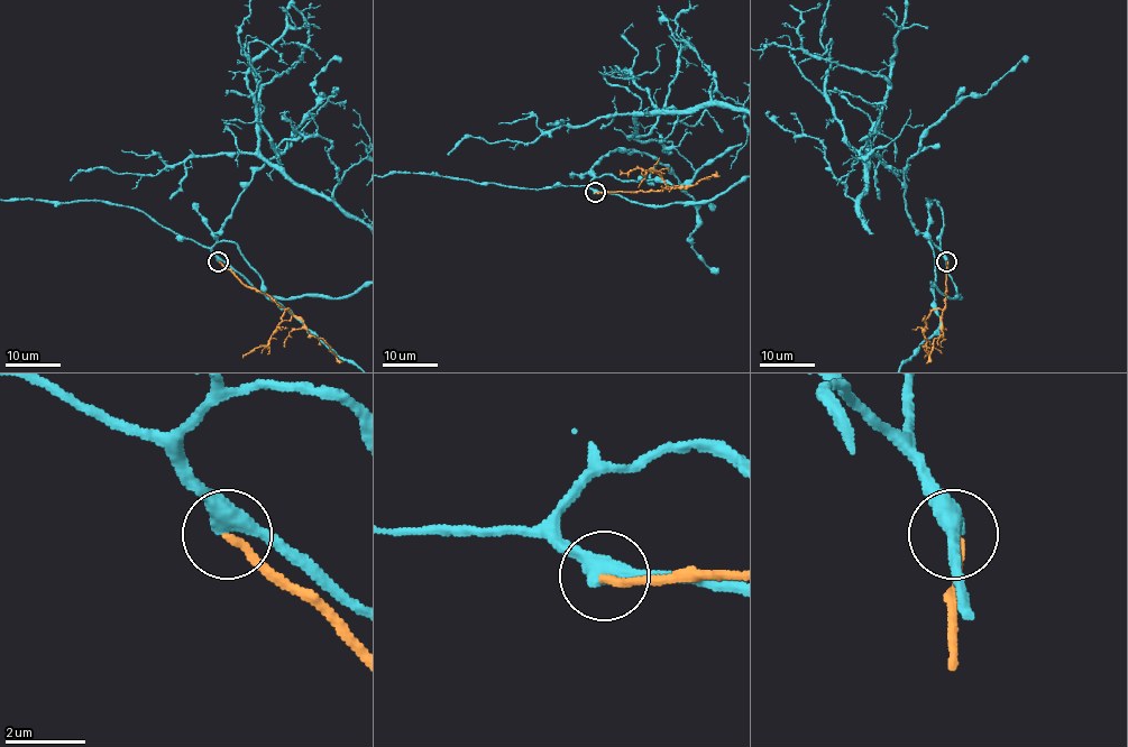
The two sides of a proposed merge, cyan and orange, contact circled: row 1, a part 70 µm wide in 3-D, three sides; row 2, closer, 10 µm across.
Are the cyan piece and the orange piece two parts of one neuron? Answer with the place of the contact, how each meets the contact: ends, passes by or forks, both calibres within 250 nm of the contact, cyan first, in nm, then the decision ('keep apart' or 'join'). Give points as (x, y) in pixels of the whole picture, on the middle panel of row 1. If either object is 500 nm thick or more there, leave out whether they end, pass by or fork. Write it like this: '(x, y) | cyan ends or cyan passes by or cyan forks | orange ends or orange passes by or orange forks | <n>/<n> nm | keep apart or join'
(595, 192) | cyan passes by | orange ends | 440/200 nm | keep apart

